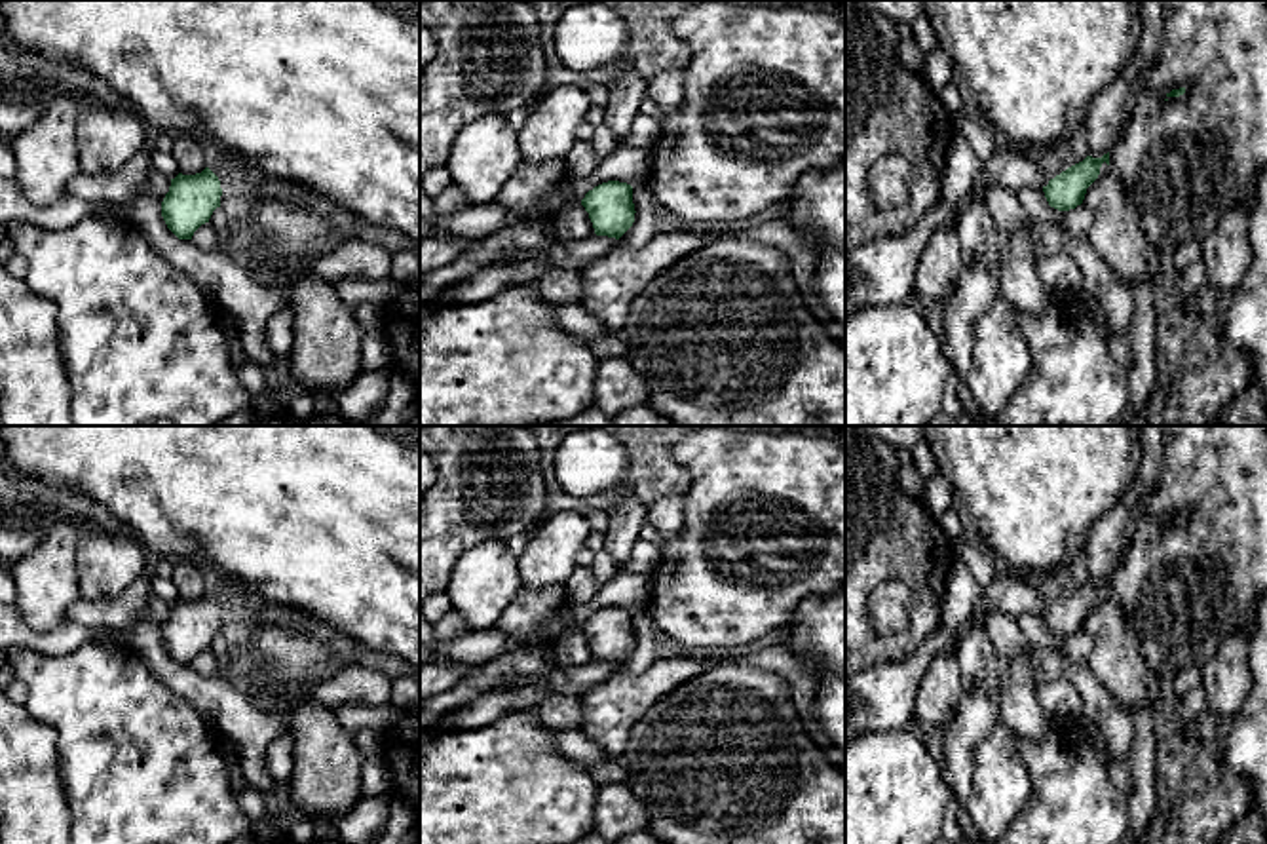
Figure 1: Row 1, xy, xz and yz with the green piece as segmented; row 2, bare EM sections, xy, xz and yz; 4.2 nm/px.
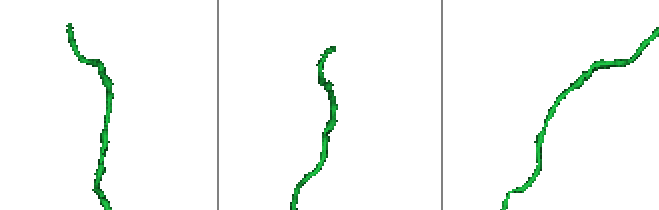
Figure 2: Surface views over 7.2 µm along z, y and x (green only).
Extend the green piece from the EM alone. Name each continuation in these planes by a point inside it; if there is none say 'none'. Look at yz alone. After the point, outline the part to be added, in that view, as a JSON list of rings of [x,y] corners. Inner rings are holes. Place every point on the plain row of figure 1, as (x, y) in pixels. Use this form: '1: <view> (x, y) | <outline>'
none

